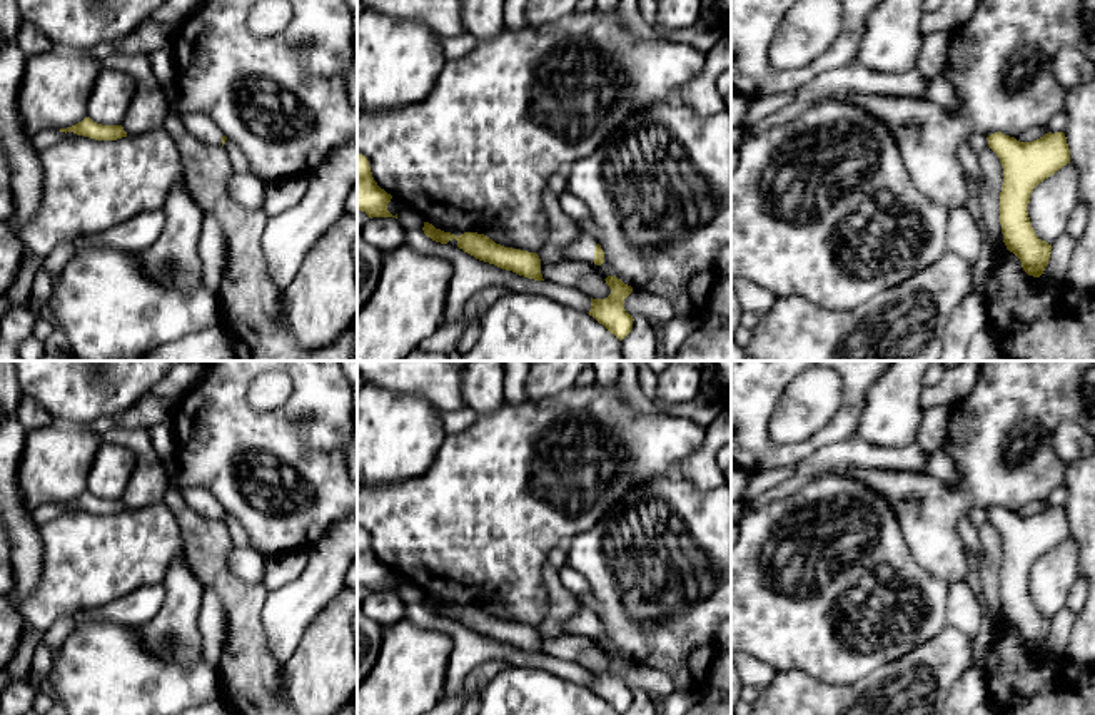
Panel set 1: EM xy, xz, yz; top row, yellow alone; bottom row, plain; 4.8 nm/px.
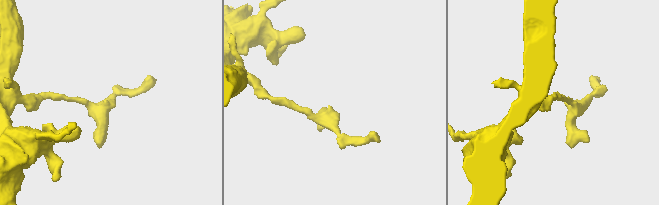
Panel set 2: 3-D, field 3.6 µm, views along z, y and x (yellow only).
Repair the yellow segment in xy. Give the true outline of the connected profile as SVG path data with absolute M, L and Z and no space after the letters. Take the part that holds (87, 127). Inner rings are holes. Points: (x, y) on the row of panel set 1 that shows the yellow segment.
M85 117L82 122L60 129L60 132L73 132L77 135L90 137L95 140L117 140L127 137L127 132L122 125L102 125L93 122L90 117Z

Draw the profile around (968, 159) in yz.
M963 142L956 149L956 157L968 175L976 180L978 194L983 192L983 174L978 164L978 155L971 150L968 142Z

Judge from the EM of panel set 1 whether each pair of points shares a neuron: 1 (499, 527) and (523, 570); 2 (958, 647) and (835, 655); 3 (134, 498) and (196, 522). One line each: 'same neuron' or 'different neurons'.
1: same neuron
2: different neurons
3: different neurons

